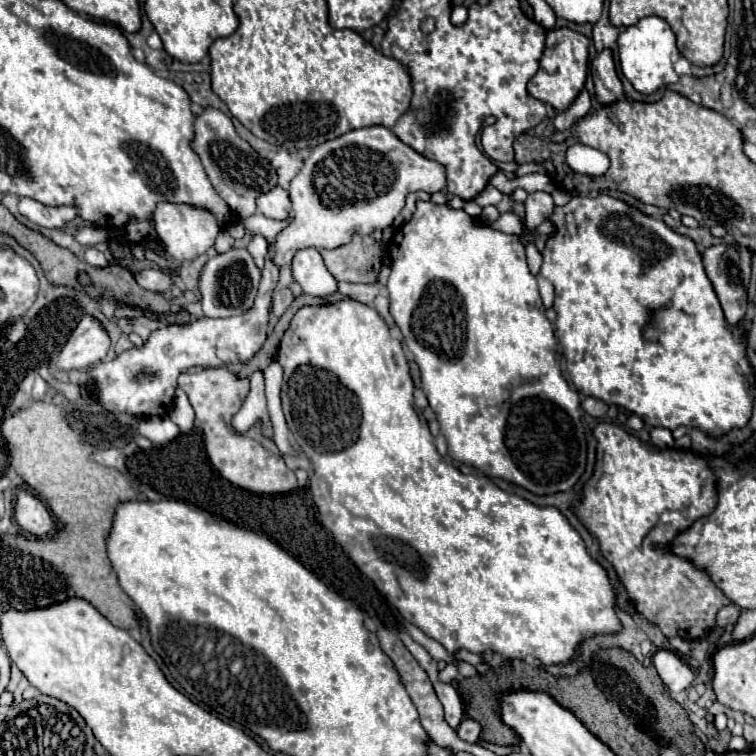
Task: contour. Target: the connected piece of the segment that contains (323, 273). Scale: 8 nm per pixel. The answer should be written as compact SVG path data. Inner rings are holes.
M317 248L299 250L293 258L293 280L299 282L309 296L325 298L337 290L337 282L327 270L321 252Z

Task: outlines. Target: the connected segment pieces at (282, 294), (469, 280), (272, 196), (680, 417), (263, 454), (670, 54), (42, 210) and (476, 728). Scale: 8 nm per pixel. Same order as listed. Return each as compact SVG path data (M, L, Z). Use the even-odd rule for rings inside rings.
M283 288L283 290L277 290L275 294L273 294L273 314L277 316L277 318L281 318L283 316L283 312L291 306L291 302L293 302L293 292L291 292L291 288Z
M417 202L417 210L413 218L403 224L389 240L389 254L393 260L393 270L387 282L389 298L391 298L391 316L405 336L407 348L413 352L415 362L421 370L421 388L429 400L429 406L437 414L441 434L447 438L451 458L483 470L487 476L499 476L511 484L517 484L523 490L529 490L537 496L549 496L557 492L569 492L585 472L587 466L587 434L581 422L579 410L579 392L573 390L563 378L559 364L559 348L553 334L553 324L545 318L545 308L539 296L537 278L529 272L525 260L525 246L519 236L509 236L499 230L493 230L485 224L477 224L463 210L451 210L445 204Z
M277 186L271 192L259 196L257 210L271 220L287 220L291 214L291 200L287 196L287 190Z
M607 194L595 196L595 198L577 196L569 204L561 206L561 208L557 206L549 220L553 222L553 226L557 230L555 230L555 236L547 240L547 246L543 250L541 274L545 278L549 278L555 286L555 304L553 304L553 310L557 312L555 334L557 334L559 344L563 346L563 352L567 358L567 368L569 368L569 374L573 378L571 382L575 384L575 388L581 394L595 396L607 404L617 404L617 406L641 416L641 420L653 428L661 426L667 430L675 430L677 426L687 426L687 428L699 428L701 432L711 434L715 438L723 436L725 432L729 432L733 428L743 428L751 418L753 400L755 400L755 372L747 358L747 332L741 332L741 336L735 336L733 330L729 328L729 324L723 316L721 304L717 300L717 294L711 286L711 280L707 278L707 274L703 270L701 252L697 250L695 242L687 236L673 232L663 220L645 216L637 208L631 208L625 202L615 200ZM653 314L661 314L659 328L651 326Z
M207 368L195 374L181 374L179 388L187 394L195 410L195 426L203 430L207 456L213 468L225 480L229 480L233 486L257 494L287 494L297 488L297 478L285 466L275 442L261 436L261 422L257 422L245 434L239 434L231 428L231 416L241 408L245 396L249 394L247 378L237 378L237 374L229 372L227 368Z
M647 16L647 18L641 18L635 26L623 28L617 38L617 48L619 48L621 72L637 92L653 94L663 86L679 82L679 76L673 70L673 64L681 54L675 46L675 34L663 18Z
M27 198L19 200L19 212L29 222L43 226L43 228L55 228L55 230L63 230L77 214L75 208L67 208L67 206L47 208L47 206L43 206L35 200L27 200Z
M467 716L467 718L463 718L463 722L459 724L457 734L459 734L461 740L475 744L475 742L479 740L479 734L481 734L481 724L479 724L477 720L473 720L473 718Z

